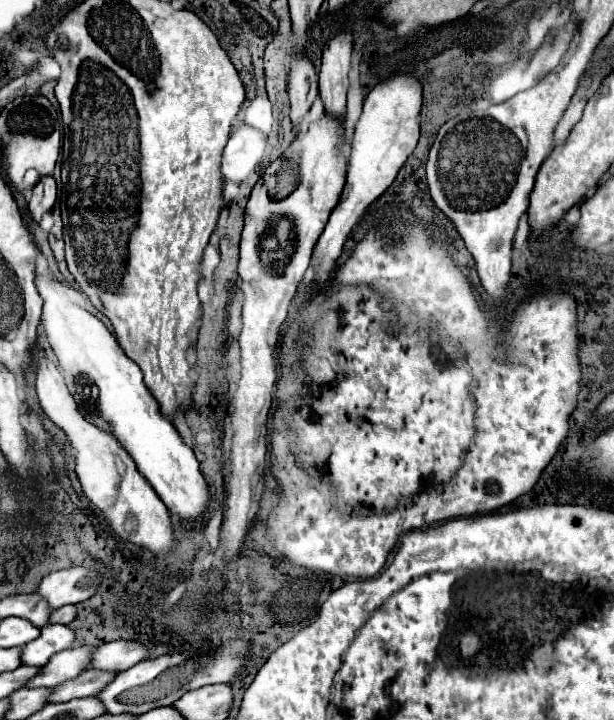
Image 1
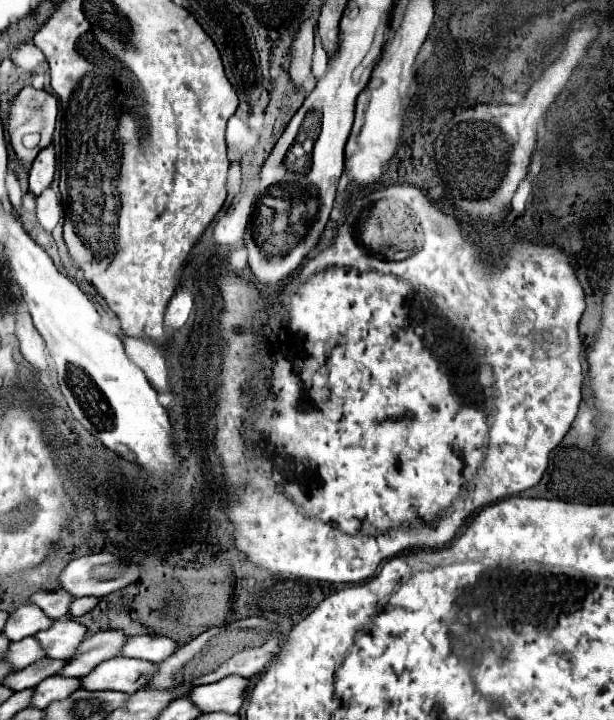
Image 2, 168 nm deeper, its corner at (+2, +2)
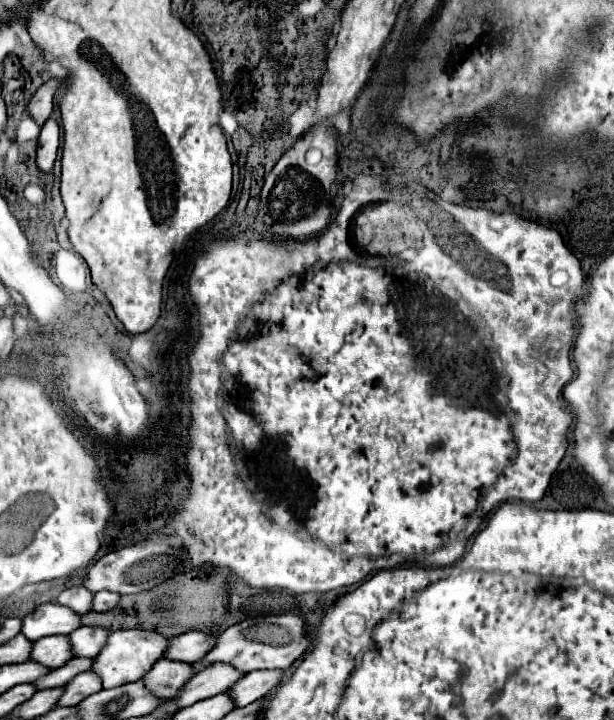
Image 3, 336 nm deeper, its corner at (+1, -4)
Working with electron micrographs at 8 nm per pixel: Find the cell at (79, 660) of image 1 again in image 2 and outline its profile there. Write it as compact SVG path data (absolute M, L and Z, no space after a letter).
M119 629L101 631L101 633L95 633L95 635L87 637L79 645L79 651L75 653L75 657L67 661L61 675L65 675L65 677L89 675L99 663L103 663L103 661L107 661L111 657L117 657L119 647L123 643L127 643L127 639L129 637Z

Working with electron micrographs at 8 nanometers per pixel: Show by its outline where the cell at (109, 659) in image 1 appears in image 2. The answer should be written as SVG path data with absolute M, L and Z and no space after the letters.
M141 635L131 637L127 645L121 649L121 655L161 663L163 659L167 659L167 655L173 655L177 645L179 645L177 641L163 635Z

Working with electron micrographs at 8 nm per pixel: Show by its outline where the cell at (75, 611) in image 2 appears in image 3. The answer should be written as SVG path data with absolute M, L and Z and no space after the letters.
M100 591L94 595L92 601L92 611L110 611L116 603L118 603L120 595L118 593L108 593L108 591Z

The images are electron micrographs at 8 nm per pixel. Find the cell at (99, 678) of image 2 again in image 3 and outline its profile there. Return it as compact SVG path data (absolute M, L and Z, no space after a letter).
M160 659L142 677L142 683L152 695L168 699L172 697L172 693L176 693L176 689L180 689L184 681L188 681L188 677L192 677L192 669L188 669L188 663L174 663L168 659Z

